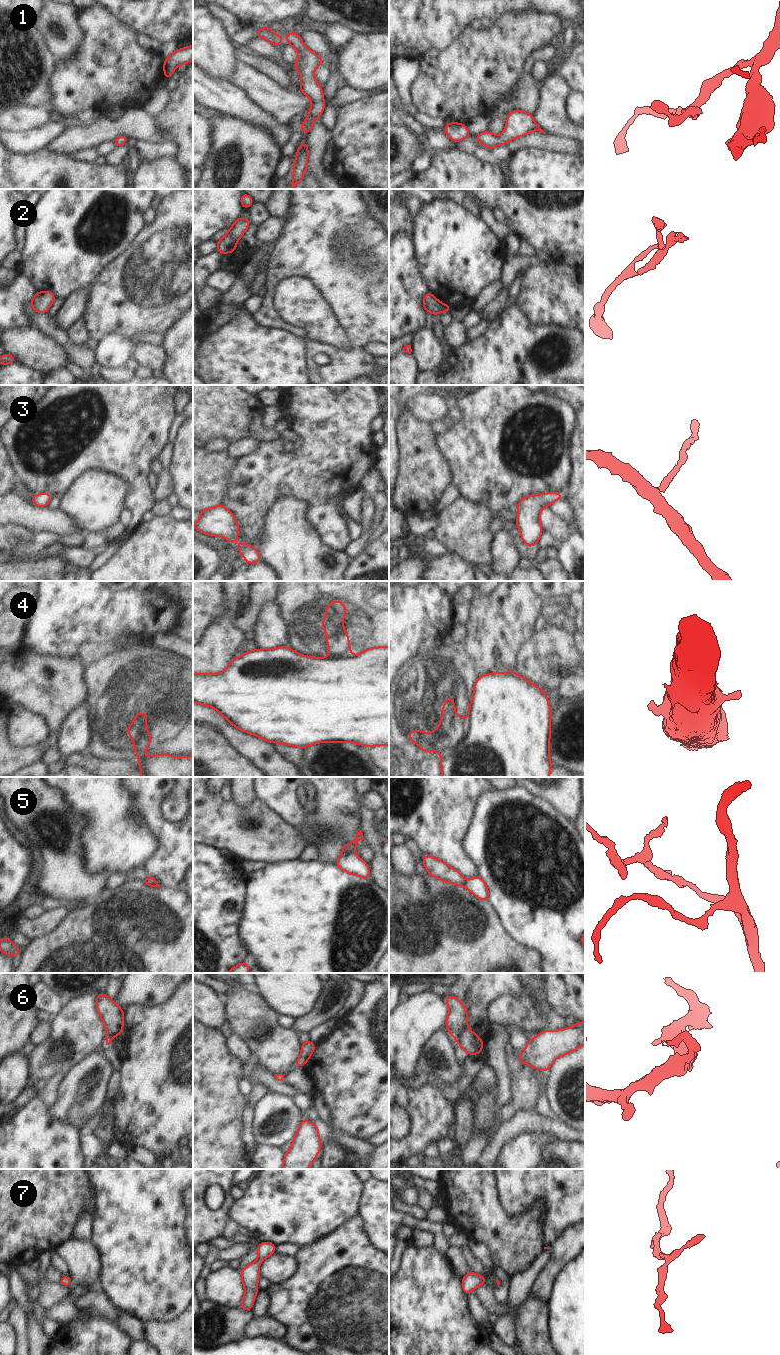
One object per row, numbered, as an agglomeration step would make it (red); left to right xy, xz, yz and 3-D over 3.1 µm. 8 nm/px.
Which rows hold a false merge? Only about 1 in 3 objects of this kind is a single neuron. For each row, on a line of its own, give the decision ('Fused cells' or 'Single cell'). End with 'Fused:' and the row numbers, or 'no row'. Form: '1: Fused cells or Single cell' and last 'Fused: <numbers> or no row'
1: Single cell
2: Single cell
3: Single cell
4: Fused cells
5: Fused cells
6: Fused cells
7: Single cell
Fused: 4, 5, 6.

